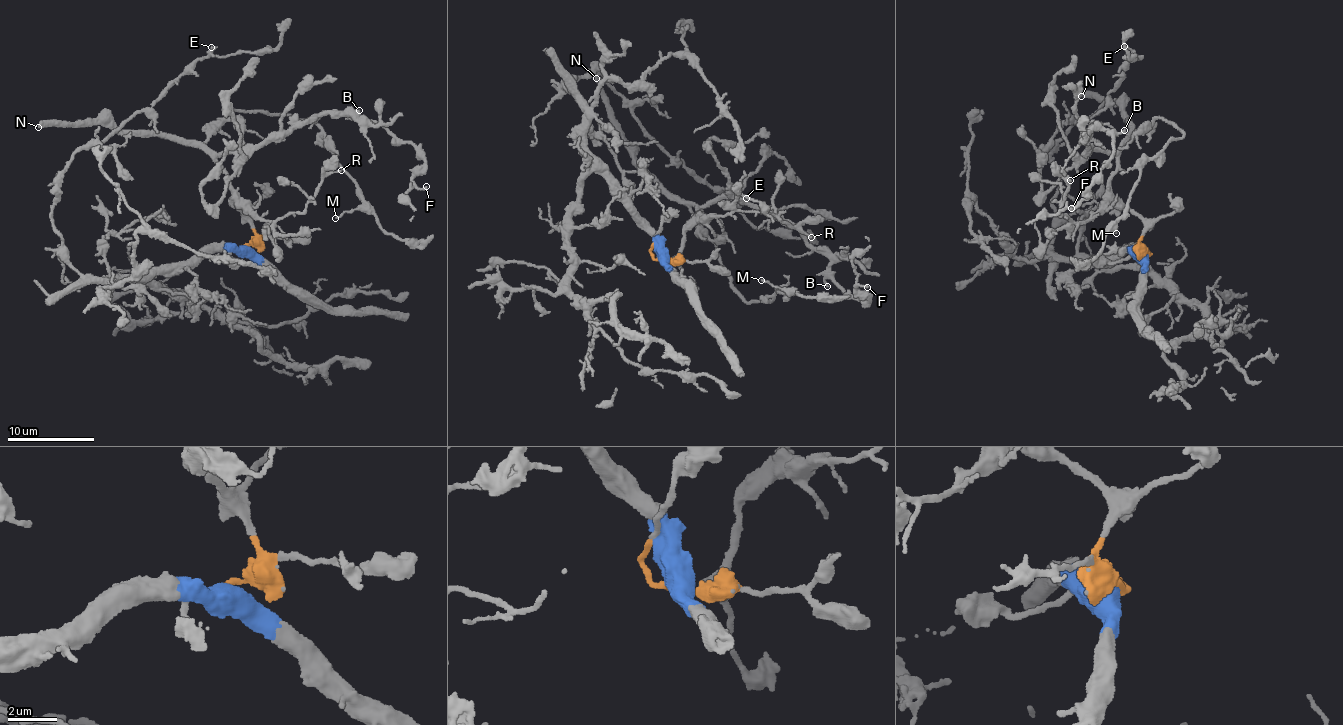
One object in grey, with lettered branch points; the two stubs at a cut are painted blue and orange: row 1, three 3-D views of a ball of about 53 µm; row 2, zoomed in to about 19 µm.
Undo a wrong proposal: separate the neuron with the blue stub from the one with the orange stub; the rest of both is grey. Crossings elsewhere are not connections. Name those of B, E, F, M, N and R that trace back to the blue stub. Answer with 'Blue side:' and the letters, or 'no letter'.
Blue side: E

